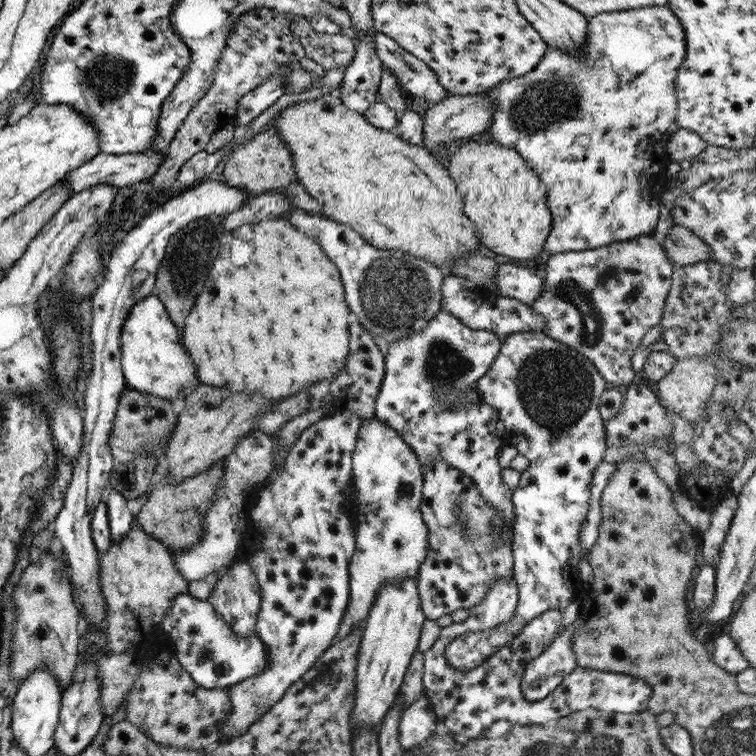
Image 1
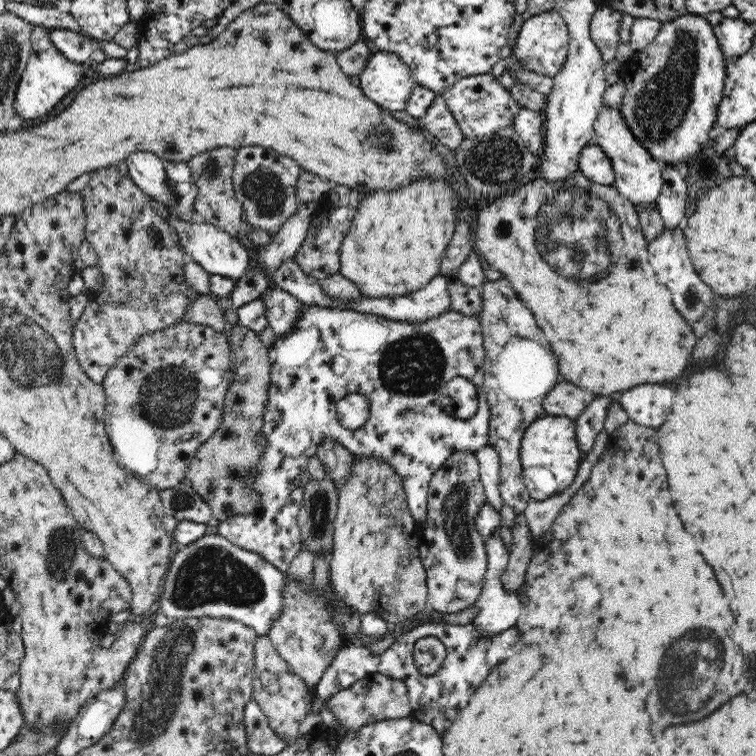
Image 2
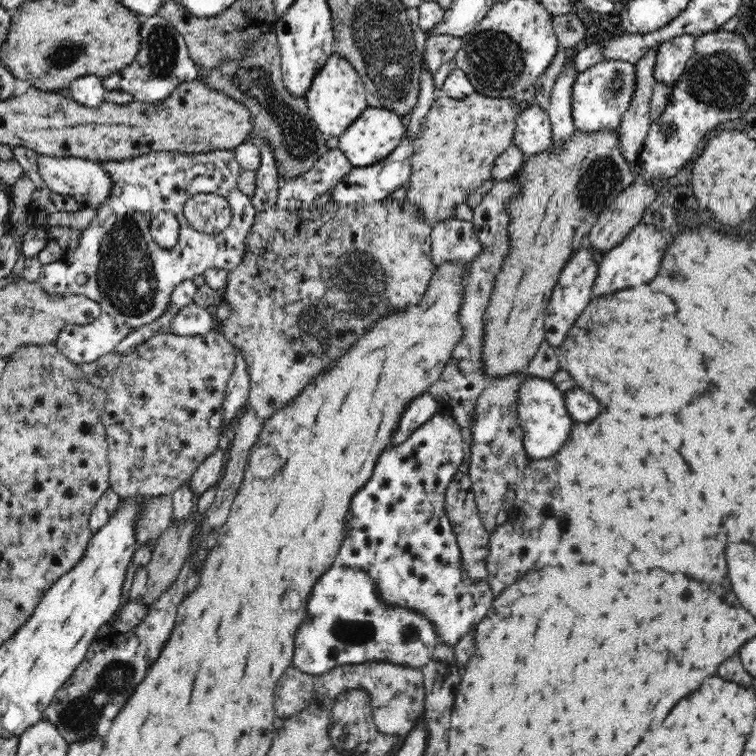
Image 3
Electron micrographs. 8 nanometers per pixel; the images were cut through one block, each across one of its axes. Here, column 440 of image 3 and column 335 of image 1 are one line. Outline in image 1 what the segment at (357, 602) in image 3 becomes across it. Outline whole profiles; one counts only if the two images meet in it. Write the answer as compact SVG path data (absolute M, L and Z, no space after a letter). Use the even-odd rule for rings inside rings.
M375 418L360 421L351 468L357 501L354 551L348 562L350 599L334 642L341 640L351 629L362 630L380 584L415 578L428 549L427 528L419 510L421 464L396 431Z

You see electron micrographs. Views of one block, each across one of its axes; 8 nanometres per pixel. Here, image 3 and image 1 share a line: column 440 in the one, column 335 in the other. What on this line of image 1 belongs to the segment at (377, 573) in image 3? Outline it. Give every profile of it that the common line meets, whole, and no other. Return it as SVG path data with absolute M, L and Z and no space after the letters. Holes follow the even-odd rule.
M343 410L339 414L335 414L331 417L325 417L315 424L309 425L304 428L300 433L295 442L290 446L288 450L287 457L284 460L283 466L280 466L278 470L273 471L266 480L261 483L258 487L256 494L253 498L253 504L251 506L251 518L255 524L261 522L262 540L259 542L259 546L256 547L256 561L249 563L252 568L253 574L255 575L256 581L259 587L260 596L260 609L257 613L256 618L256 636L263 643L266 650L267 663L266 665L253 676L247 677L242 680L241 683L232 684L230 687L226 687L228 690L228 696L230 702L230 711L228 715L224 718L223 722L218 728L220 732L220 737L218 742L220 744L227 744L232 738L243 734L250 726L253 724L261 715L268 711L268 708L277 702L283 693L293 684L297 682L305 672L307 672L315 663L320 656L330 647L334 642L334 638L338 634L339 624L341 624L341 619L346 609L348 600L350 599L350 589L349 589L349 573L348 573L348 562L354 551L355 542L355 523L351 517L351 513L347 511L347 507L343 509L343 500L346 499L347 488L351 482L351 456L353 455L353 448L356 441L356 433L360 427L359 417L353 415L350 410Z

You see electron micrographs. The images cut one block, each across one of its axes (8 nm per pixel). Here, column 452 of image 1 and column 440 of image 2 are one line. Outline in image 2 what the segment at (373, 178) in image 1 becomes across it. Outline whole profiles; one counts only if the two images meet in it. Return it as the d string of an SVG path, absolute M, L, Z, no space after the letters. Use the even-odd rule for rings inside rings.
M424 178L392 192L373 191L359 202L342 244L339 274L352 281L364 297L401 297L424 288L440 272L444 251L455 232L456 196L444 181Z

